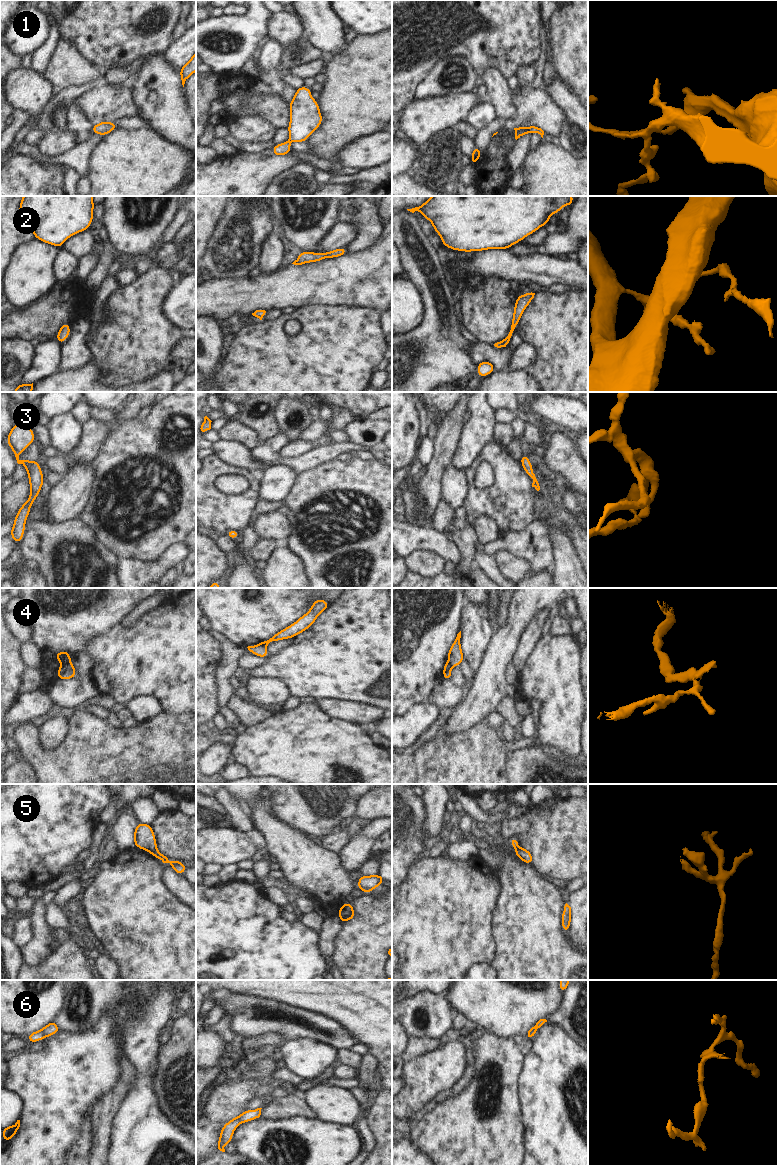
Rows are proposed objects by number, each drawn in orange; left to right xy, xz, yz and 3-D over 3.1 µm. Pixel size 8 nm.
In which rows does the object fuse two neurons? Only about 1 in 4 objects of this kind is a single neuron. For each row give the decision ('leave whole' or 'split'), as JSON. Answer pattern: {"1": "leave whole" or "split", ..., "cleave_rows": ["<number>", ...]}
{"1": "leave whole", "2": "leave whole", "3": "leave whole", "4": "split", "5": "split", "6": "split", "cleave_rows": ["4", "5", "6"]}

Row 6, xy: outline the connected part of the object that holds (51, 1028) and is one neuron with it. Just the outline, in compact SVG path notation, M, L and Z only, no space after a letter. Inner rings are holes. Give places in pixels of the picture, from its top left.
M52 1021L44 1026L42 1030L45 1037L50 1037L60 1031L60 1028L54 1021Z

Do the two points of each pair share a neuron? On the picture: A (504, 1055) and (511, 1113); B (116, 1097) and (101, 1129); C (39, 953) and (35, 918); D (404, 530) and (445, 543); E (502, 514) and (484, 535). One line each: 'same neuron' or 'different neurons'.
A: same neuron
B: same neuron
C: same neuron
D: same neuron
E: different neurons

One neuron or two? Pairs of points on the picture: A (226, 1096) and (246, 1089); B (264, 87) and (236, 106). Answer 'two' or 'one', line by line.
A: one
B: two

